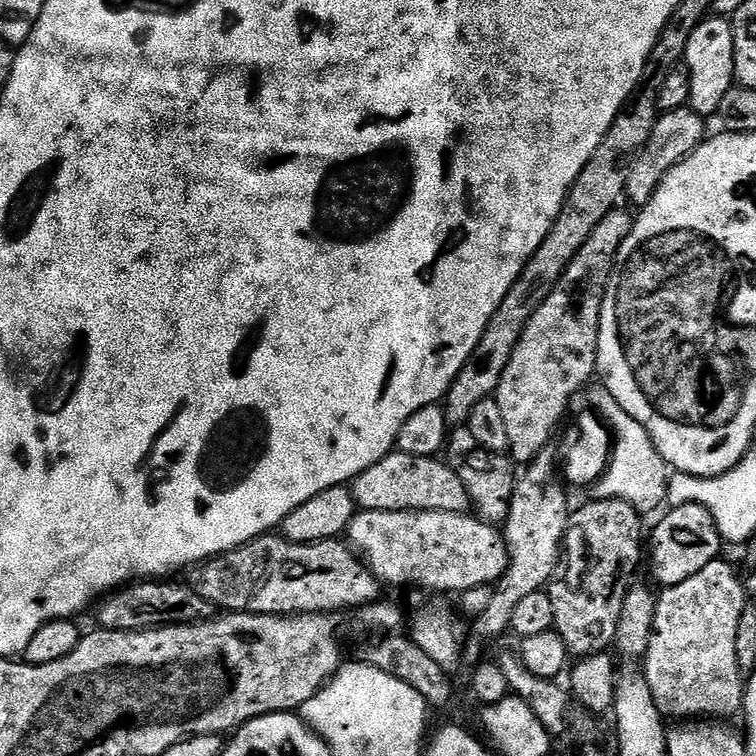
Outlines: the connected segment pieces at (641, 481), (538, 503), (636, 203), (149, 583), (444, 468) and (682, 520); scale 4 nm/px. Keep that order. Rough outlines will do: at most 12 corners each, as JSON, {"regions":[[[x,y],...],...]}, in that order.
{"regions":[[[602,386],[589,394],[612,434],[601,500],[652,512],[670,469],[642,422]],[[558,452],[519,473],[502,525],[504,577],[474,620],[484,640],[547,589],[570,507]],[[691,106],[661,112],[624,194],[645,208],[662,178],[706,139]],[[153,578],[109,592],[105,632],[199,624],[213,615],[187,583]],[[393,450],[350,481],[366,512],[463,512],[462,478]],[[701,504],[669,507],[651,529],[652,576],[677,586],[721,555]]]}

